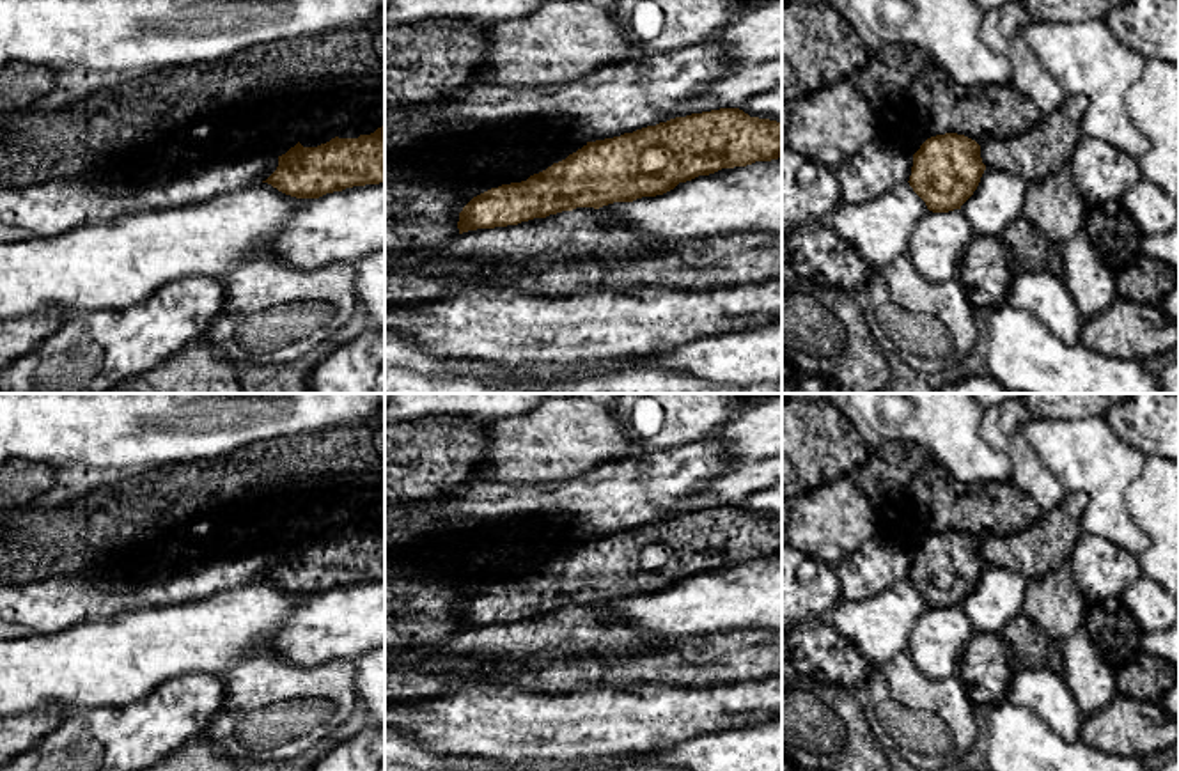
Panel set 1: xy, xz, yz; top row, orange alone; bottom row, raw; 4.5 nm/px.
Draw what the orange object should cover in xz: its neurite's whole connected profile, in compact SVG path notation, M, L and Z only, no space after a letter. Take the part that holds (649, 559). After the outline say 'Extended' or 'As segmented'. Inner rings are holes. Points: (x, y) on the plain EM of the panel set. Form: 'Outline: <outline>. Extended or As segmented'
Outline: M720 505L675 514L621 533L587 539L566 557L530 572L473 594L459 610L459 631L477 626L518 622L576 604L633 599L674 587L679 580L722 565L746 564L782 555L782 519L750 514L739 505Z. As segmented

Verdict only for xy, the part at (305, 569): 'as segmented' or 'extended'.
as segmented

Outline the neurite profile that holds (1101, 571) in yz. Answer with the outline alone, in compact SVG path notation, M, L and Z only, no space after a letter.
M1085 532L1069 555L1069 567L1087 603L1122 597L1124 590L1142 576L1135 555Z

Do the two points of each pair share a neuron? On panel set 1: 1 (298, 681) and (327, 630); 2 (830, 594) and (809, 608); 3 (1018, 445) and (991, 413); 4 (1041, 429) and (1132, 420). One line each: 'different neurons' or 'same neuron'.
1: different neurons
2: same neuron
3: same neuron
4: different neurons

